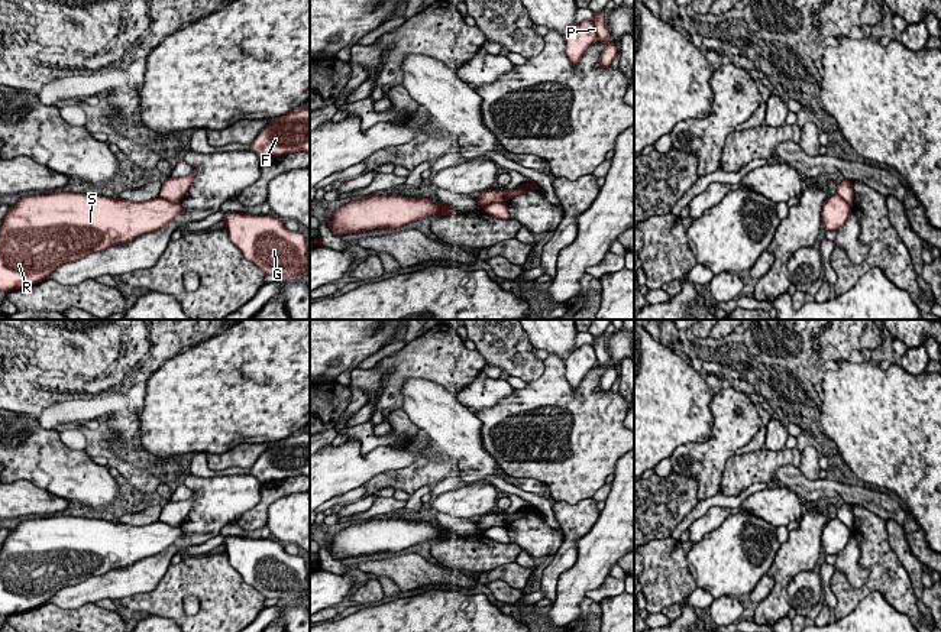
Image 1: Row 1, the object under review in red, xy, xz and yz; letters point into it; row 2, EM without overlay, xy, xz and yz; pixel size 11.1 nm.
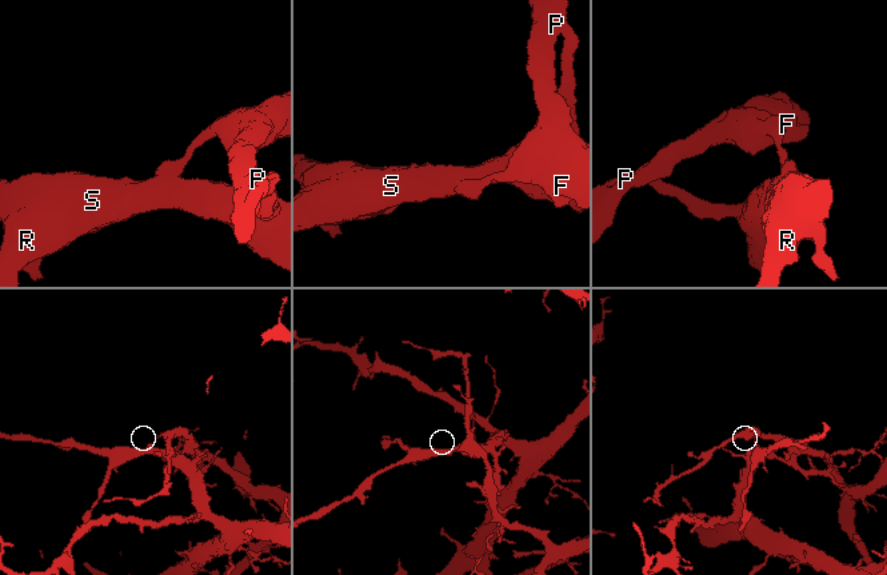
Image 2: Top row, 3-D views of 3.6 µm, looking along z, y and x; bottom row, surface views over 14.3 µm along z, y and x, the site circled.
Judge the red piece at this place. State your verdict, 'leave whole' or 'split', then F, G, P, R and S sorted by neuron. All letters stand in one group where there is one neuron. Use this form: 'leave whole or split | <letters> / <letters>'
split | F P / G R S

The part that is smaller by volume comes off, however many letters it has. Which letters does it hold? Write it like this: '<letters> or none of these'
F, P

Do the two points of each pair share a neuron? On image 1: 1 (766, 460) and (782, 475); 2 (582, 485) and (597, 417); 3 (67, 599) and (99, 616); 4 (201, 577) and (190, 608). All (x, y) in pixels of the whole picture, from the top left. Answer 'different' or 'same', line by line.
1: different
2: same
3: different
4: different

